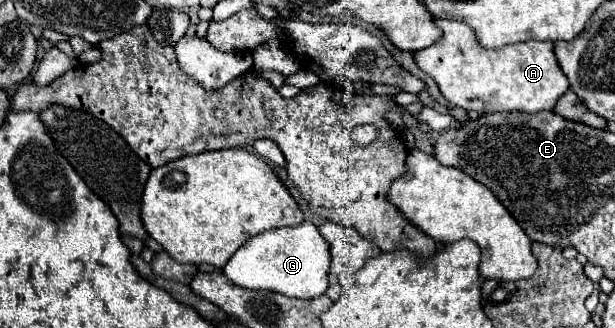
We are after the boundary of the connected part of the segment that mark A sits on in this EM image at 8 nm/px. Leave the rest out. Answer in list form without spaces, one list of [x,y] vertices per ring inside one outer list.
[[[436,19],[436,25],[444,31],[442,39],[418,51],[414,59],[418,67],[438,83],[444,99],[454,107],[478,113],[552,111],[560,95],[570,87],[558,65],[552,41],[526,41],[488,51],[476,43],[476,35],[466,23]]]

